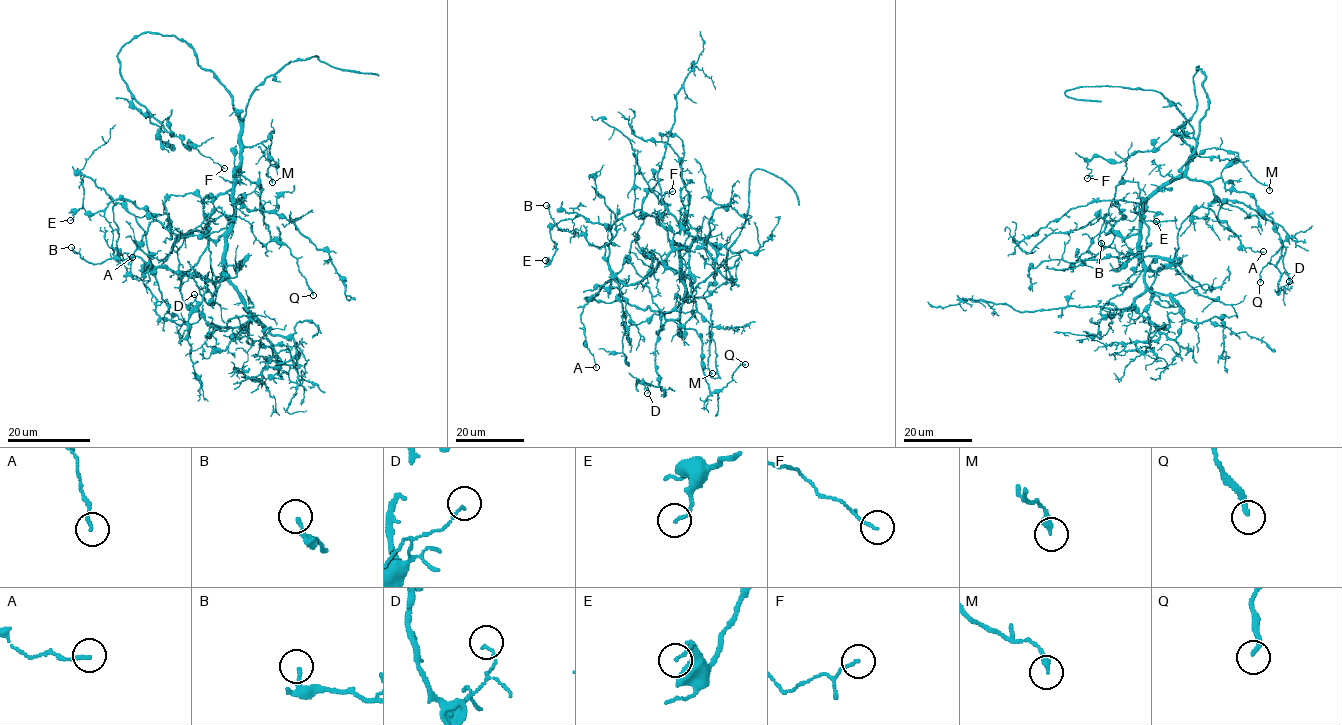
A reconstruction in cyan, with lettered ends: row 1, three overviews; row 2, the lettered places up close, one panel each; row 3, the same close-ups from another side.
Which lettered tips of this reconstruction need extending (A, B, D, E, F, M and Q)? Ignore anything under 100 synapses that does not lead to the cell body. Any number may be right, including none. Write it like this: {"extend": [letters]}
{"extend": []}

